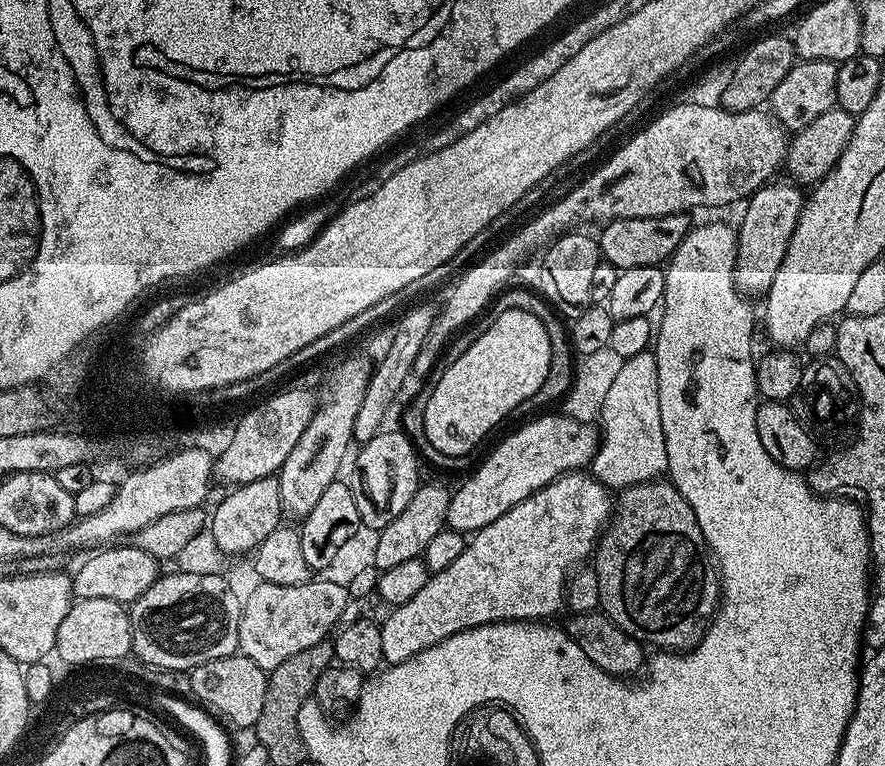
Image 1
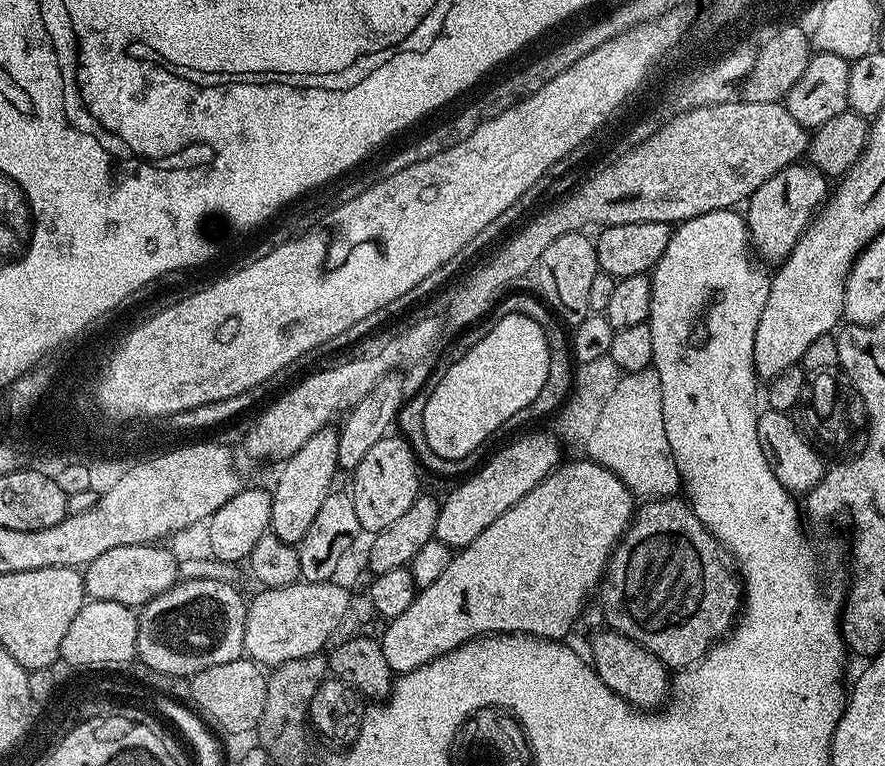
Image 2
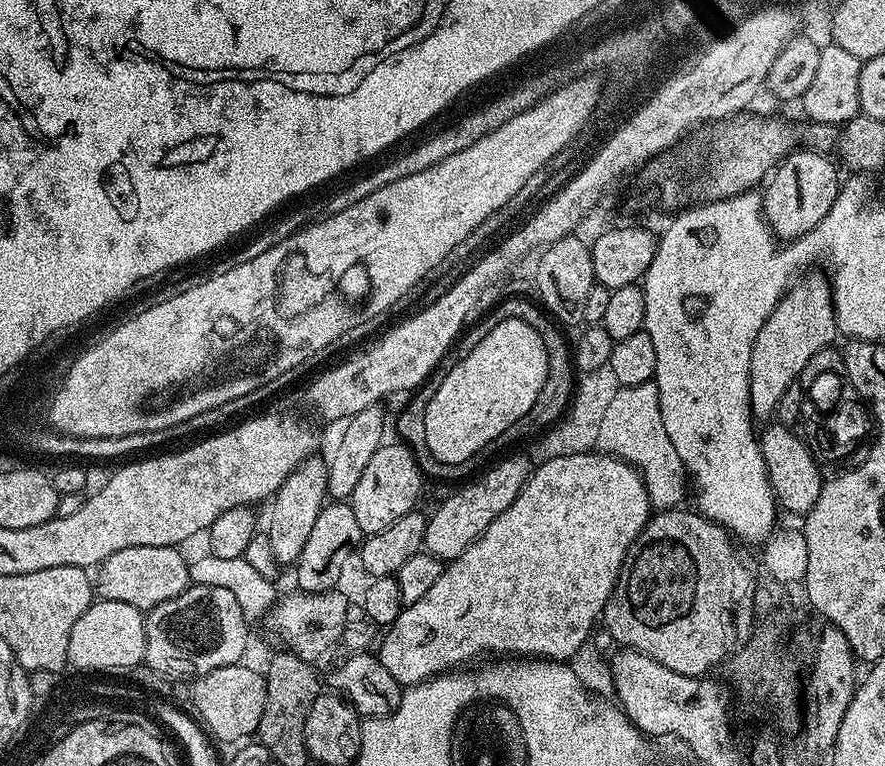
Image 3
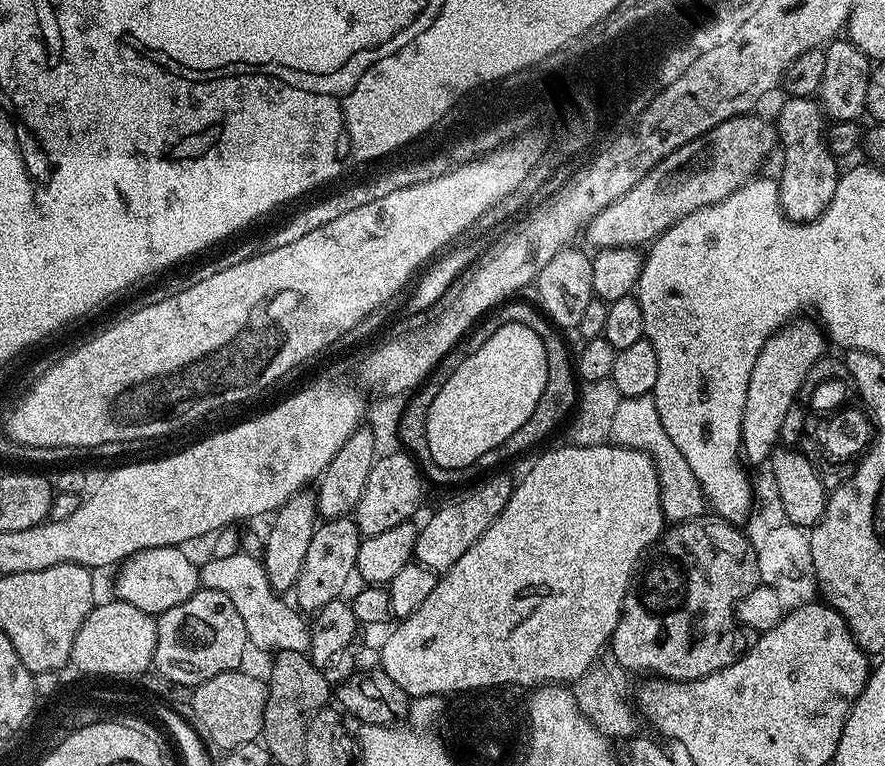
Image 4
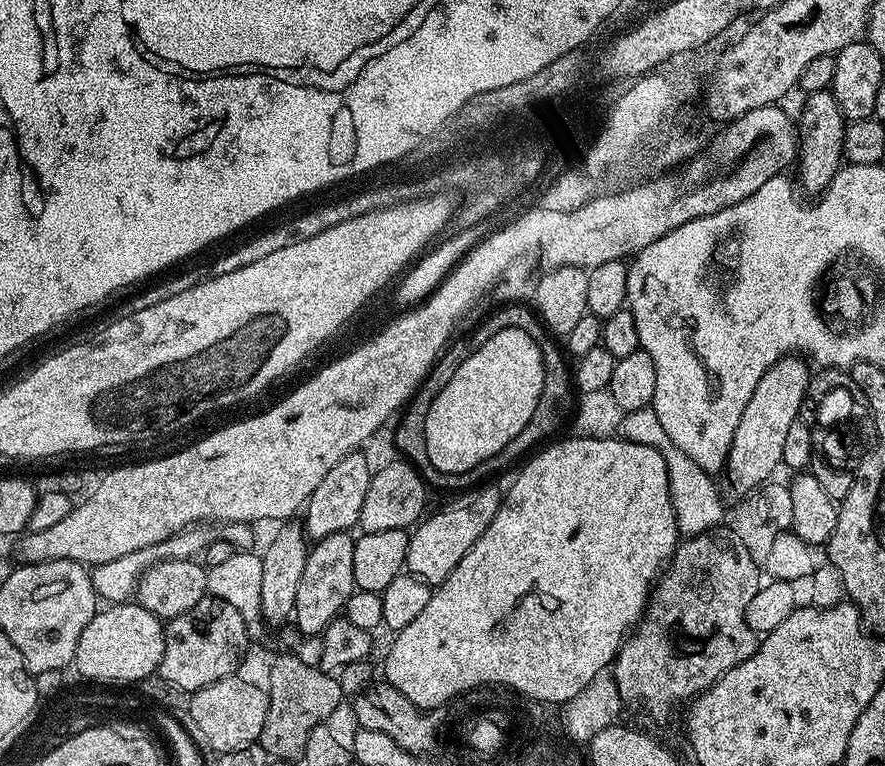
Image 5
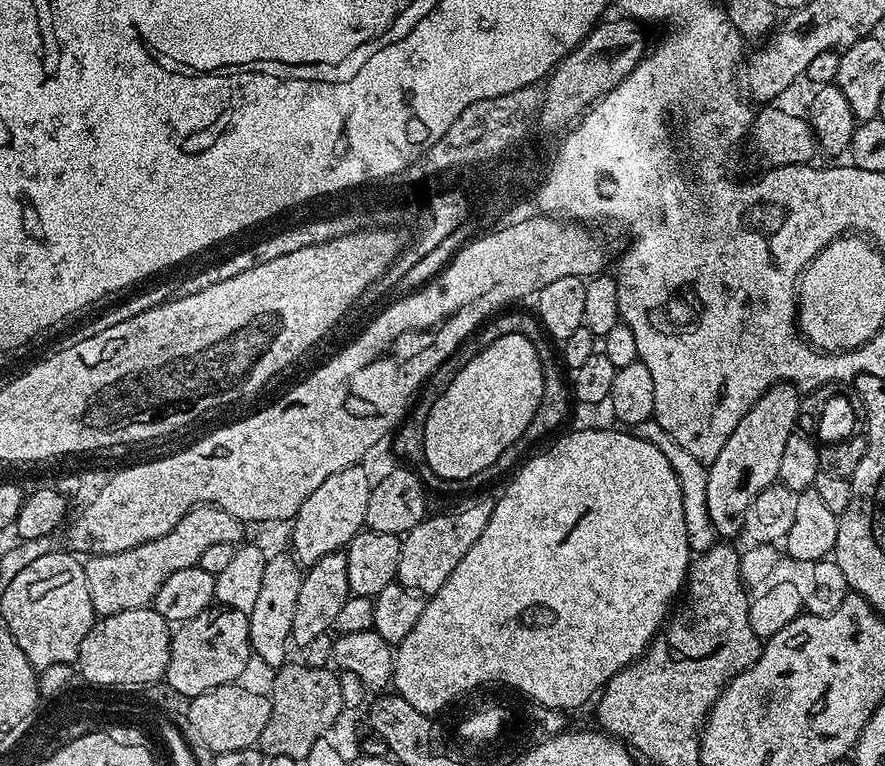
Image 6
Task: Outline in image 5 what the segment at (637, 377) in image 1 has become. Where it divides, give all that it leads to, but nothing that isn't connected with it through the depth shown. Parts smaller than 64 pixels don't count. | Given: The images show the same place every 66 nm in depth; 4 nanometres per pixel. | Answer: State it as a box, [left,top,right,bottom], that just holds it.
[619,407,724,537]

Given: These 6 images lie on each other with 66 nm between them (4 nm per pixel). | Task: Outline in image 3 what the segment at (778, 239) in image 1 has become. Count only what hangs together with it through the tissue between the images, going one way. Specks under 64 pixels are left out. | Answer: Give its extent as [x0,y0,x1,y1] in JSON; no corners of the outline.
[762,150,842,241]

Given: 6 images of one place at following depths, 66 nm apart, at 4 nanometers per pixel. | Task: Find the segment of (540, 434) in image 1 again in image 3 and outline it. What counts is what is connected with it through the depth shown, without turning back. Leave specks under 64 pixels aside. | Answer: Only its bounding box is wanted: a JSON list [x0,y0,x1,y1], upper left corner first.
[423,455,530,562]

